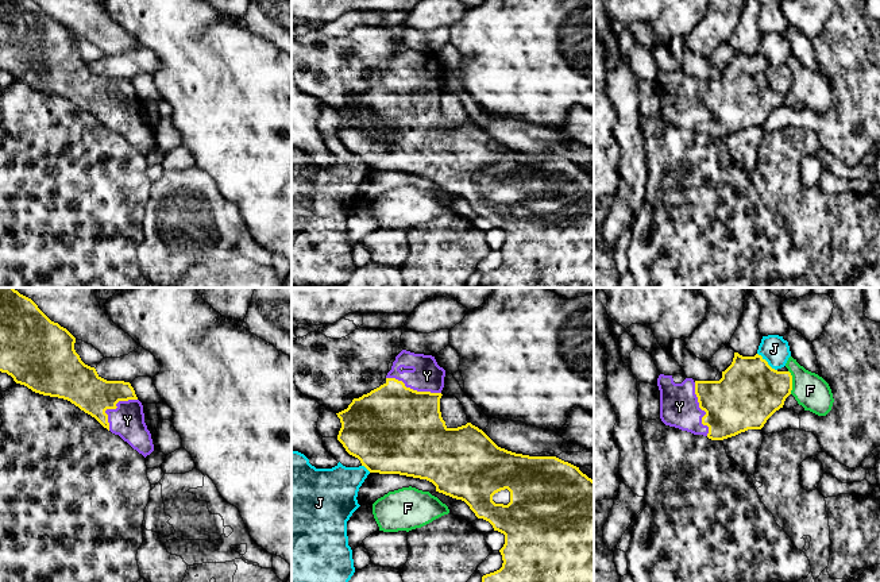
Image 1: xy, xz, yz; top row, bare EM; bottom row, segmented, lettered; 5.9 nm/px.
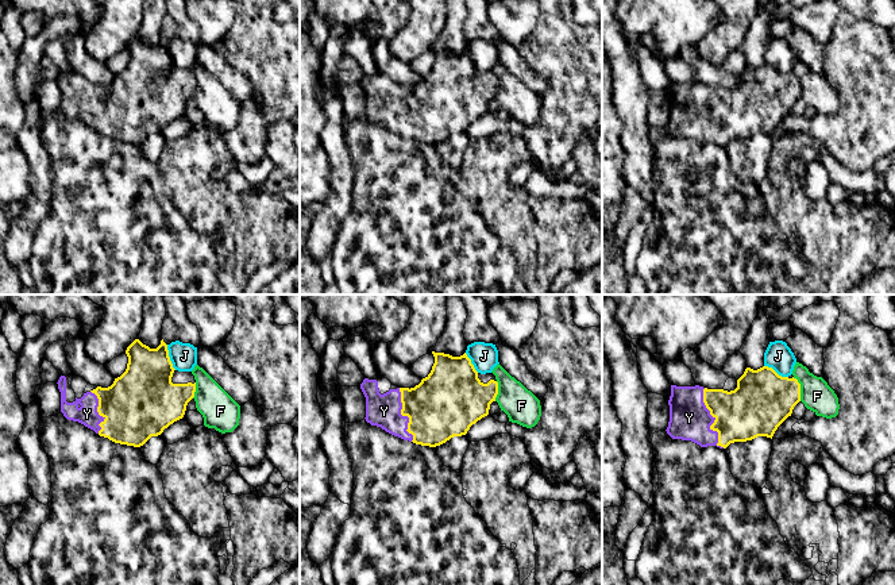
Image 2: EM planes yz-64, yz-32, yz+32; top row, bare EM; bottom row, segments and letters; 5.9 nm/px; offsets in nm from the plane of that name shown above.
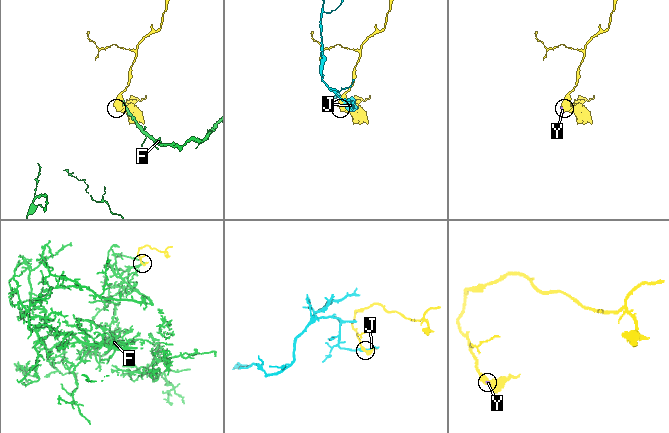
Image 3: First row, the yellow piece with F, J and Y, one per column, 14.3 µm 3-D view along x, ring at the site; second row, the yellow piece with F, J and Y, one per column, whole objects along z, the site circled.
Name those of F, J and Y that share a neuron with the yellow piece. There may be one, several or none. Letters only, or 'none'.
Y

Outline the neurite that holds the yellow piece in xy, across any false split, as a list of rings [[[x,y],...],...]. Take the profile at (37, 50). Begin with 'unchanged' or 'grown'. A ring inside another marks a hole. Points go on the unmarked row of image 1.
grown; [[[0,0],[0,69],[35,90],[70,99],[146,155],[154,149],[154,142],[144,120],[143,103],[134,85],[130,80],[101,76],[94,65],[81,58],[74,47],[74,41],[76,35],[66,26],[51,19],[35,0]]]

